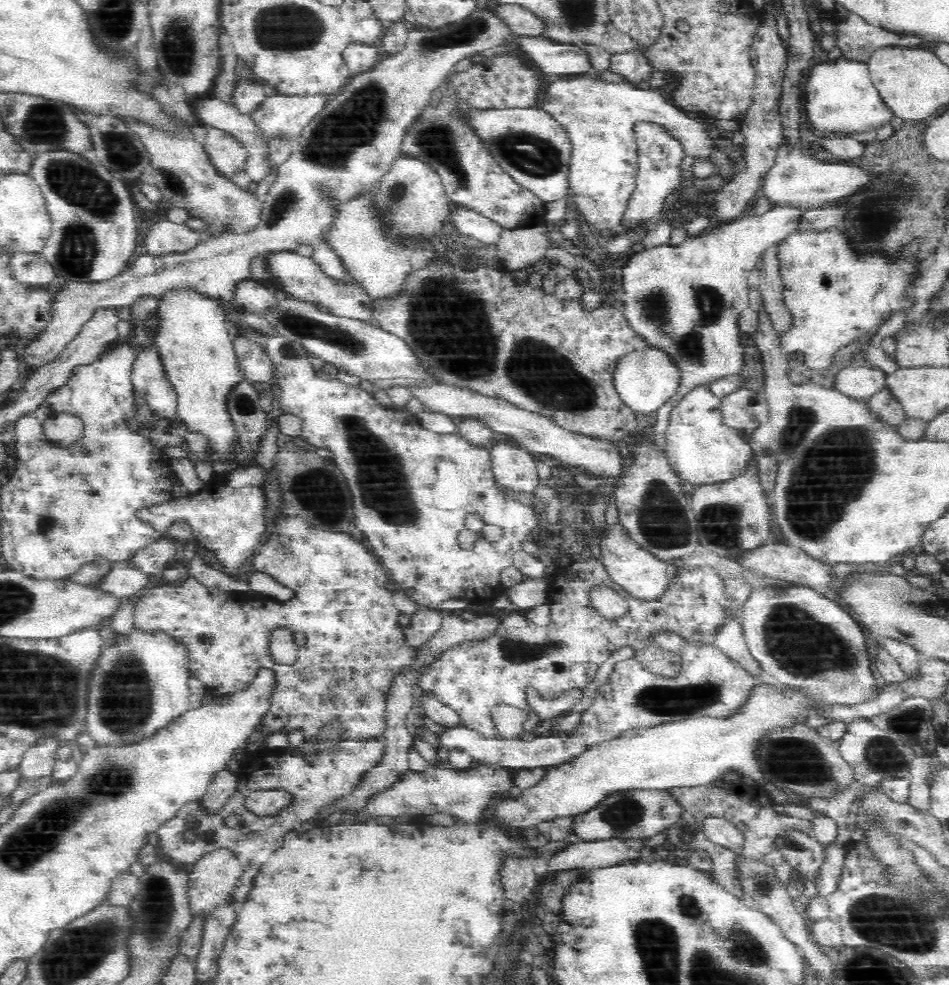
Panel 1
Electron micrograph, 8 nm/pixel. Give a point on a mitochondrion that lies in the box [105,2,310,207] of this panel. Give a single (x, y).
(177, 42)

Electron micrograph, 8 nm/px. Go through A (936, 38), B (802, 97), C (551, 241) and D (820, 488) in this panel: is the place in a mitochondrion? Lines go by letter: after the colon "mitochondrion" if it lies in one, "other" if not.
A: other
B: other
C: other
D: mitochondrion

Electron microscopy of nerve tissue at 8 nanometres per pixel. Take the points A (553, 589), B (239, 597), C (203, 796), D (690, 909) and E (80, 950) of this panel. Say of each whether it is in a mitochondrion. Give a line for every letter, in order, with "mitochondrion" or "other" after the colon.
A: other
B: other
C: other
D: mitochondrion
E: mitochondrion

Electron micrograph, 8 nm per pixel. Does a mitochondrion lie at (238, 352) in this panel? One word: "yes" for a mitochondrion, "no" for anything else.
no

